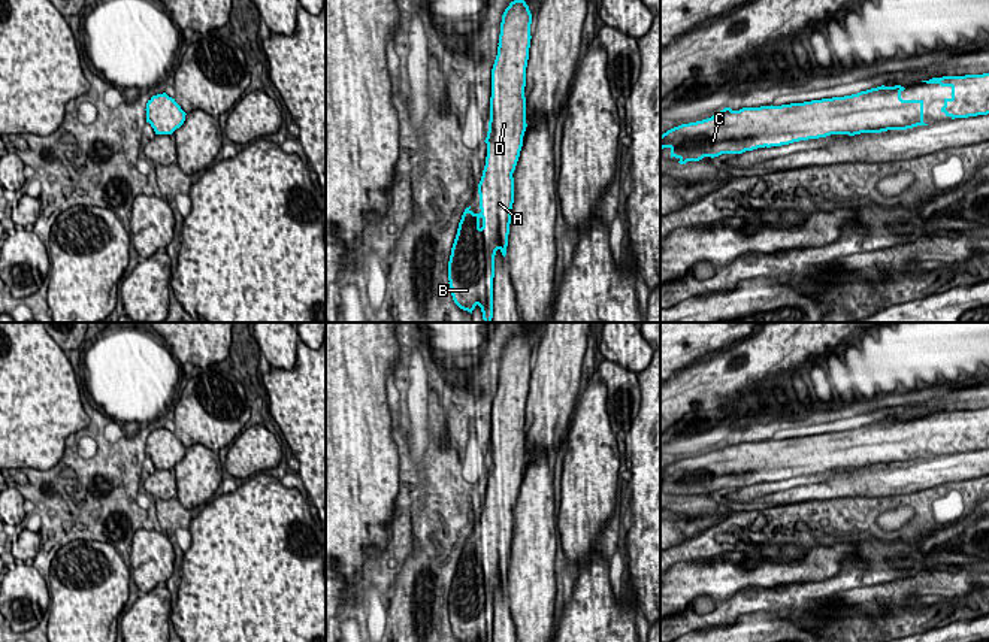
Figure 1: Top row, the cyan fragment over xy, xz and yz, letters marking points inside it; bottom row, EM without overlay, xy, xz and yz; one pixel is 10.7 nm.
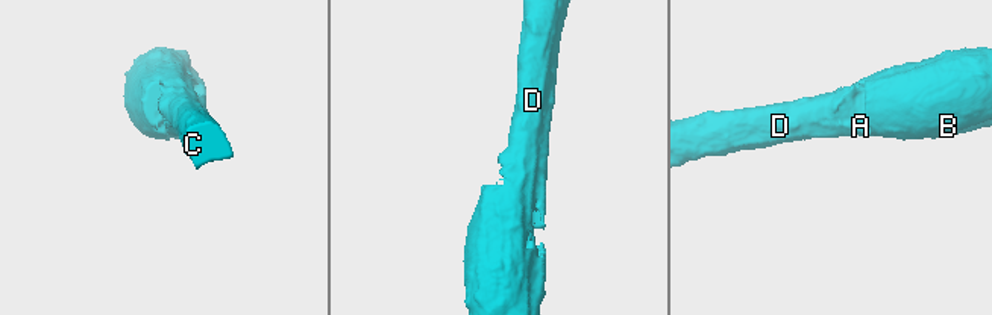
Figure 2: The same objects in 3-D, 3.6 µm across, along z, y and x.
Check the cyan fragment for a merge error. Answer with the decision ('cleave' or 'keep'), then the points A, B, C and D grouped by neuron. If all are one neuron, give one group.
keep; groups A B C D

